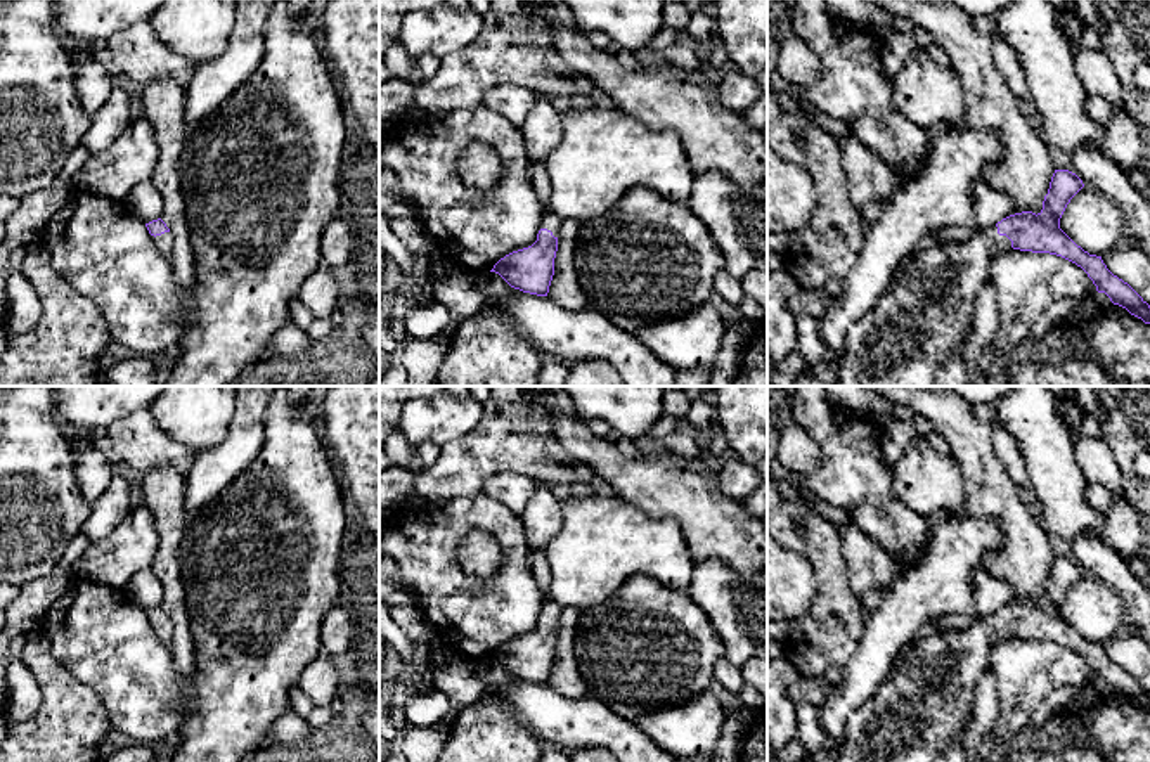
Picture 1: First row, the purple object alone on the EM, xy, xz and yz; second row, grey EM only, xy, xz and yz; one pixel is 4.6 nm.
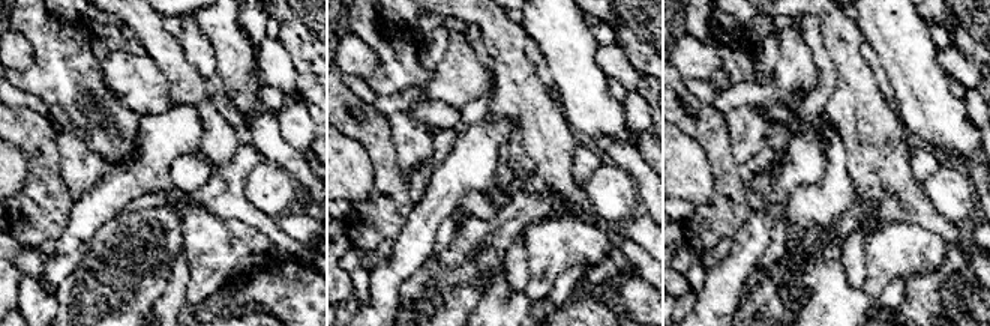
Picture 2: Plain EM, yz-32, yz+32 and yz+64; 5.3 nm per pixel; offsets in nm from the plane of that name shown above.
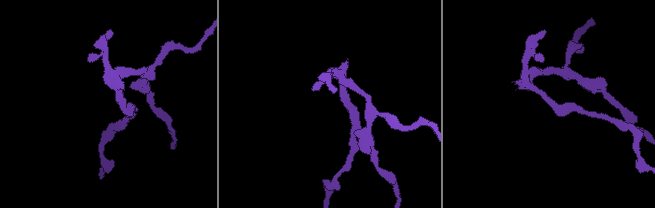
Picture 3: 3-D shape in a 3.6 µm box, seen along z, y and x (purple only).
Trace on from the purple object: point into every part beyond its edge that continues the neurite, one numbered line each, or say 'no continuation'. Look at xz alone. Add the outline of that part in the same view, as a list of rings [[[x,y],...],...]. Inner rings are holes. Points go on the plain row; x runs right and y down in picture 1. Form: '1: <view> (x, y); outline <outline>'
1: xz (549, 608); outline [[[549,594],[544,599],[542,613],[551,618],[554,625],[558,625],[563,606],[559,606]]]

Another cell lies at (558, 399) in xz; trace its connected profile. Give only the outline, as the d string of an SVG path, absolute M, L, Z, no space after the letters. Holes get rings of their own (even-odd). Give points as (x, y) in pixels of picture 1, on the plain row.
M552 386L547 391L547 405L554 412L559 412L561 416L577 416L578 417L572 397L561 386Z

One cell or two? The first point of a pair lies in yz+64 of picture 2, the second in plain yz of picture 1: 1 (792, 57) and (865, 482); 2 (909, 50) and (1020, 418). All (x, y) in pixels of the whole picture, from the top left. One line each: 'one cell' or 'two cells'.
1: two cells
2: one cell

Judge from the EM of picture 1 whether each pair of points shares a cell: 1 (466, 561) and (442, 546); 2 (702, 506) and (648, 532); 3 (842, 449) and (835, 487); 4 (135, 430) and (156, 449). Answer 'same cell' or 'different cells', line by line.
1: different cells
2: different cells
3: same cell
4: same cell

